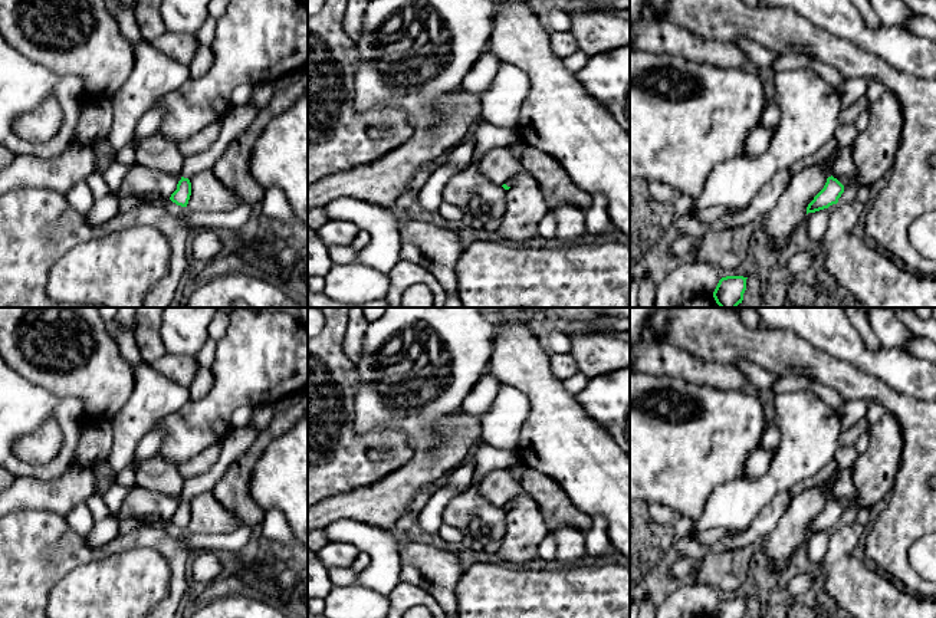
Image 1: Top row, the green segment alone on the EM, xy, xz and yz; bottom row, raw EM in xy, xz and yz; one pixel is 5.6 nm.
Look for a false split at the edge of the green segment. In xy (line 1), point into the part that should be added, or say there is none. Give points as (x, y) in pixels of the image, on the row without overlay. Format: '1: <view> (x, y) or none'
1: xy (239, 439)

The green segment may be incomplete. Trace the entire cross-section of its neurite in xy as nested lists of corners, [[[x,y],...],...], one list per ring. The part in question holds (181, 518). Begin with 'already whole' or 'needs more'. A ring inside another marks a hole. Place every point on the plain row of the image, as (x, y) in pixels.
needs more; [[[249,425],[231,427],[221,441],[221,453],[216,464],[206,473],[184,481],[181,493],[183,499],[170,522],[177,527],[187,529],[191,517],[190,500],[204,492],[211,492],[226,470],[246,453],[257,437],[259,433]]]

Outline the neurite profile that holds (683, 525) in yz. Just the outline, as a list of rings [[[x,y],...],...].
[[[677,516],[673,523],[674,539],[689,538],[693,530],[694,522],[687,516]]]

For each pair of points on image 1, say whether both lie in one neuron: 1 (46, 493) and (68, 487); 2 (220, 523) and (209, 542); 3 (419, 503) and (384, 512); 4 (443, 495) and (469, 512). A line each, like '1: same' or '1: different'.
1: same
2: different
3: different
4: different

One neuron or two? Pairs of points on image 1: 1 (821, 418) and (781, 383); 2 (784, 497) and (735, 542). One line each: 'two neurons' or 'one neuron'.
1: two neurons
2: one neuron

